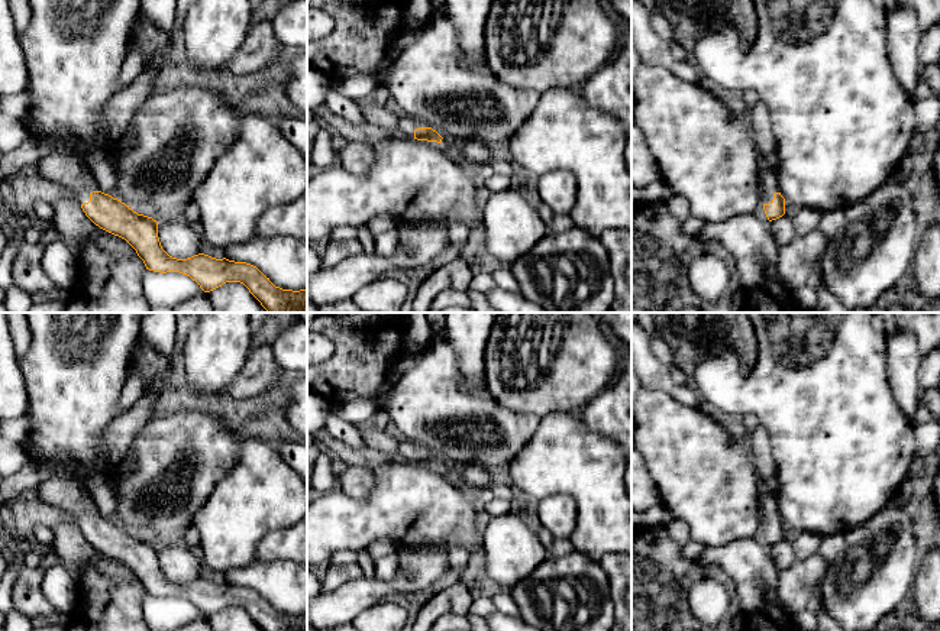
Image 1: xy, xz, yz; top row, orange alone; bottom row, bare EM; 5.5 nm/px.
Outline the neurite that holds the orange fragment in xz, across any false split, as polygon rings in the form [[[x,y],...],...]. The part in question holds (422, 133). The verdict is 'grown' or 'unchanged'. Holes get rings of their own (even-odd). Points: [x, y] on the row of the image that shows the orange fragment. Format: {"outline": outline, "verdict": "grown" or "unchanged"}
{"outline": [[[411,116],[398,117],[397,132],[404,137],[417,140],[442,143],[443,139],[436,130]]], "verdict": "grown"}

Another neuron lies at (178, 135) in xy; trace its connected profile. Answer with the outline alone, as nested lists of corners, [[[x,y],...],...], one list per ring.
[[[178,87],[148,96],[130,122],[133,133],[127,146],[110,148],[117,175],[110,195],[156,221],[181,220],[194,191],[236,140],[240,119],[242,113],[236,113],[220,93],[203,87]]]

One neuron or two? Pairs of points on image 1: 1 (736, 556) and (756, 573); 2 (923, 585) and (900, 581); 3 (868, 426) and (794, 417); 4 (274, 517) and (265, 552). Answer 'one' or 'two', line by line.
1: one
2: two
3: one
4: two

